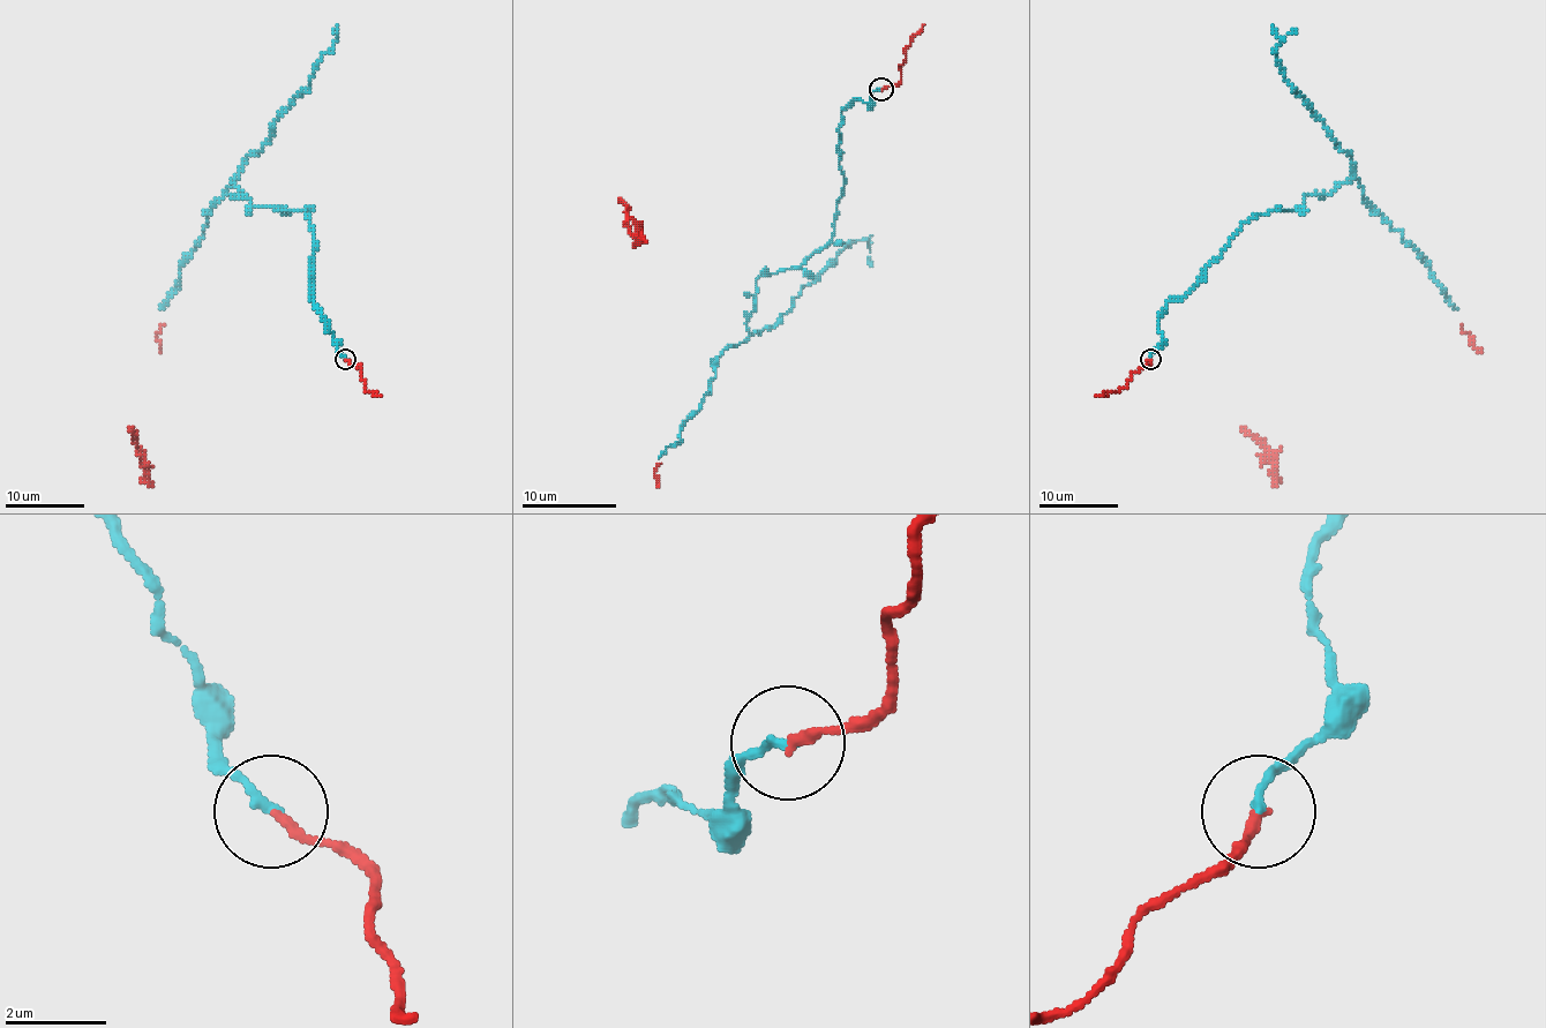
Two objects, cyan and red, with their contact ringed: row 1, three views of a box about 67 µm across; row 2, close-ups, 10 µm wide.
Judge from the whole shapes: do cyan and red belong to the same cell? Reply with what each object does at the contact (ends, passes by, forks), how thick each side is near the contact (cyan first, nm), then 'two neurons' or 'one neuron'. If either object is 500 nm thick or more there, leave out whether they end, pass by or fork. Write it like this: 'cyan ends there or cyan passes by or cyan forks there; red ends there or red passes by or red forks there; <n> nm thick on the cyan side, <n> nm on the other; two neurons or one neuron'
cyan ends there; red ends there; 180 nm thick on the cyan side, 200 nm on the other; one neuron

